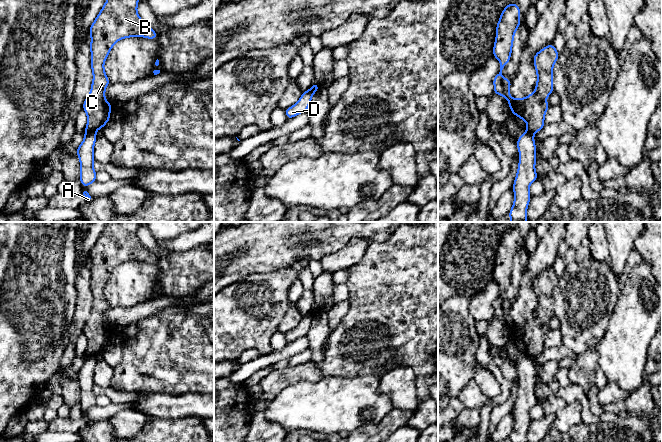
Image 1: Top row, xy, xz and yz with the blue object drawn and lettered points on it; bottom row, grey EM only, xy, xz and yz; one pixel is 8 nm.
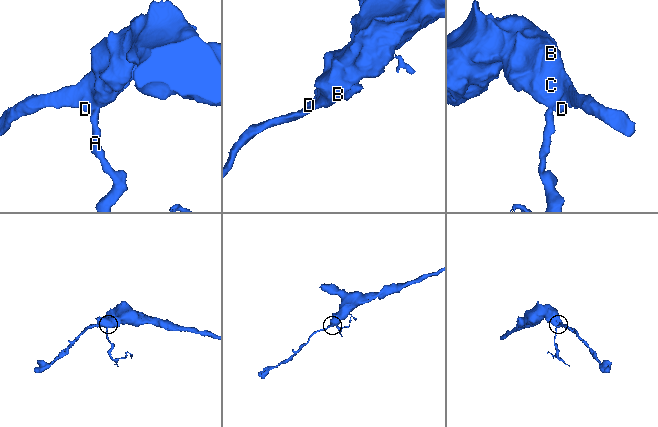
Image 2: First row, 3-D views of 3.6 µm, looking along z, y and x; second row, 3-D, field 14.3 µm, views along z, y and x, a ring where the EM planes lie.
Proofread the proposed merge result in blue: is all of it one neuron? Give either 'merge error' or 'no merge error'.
merge error

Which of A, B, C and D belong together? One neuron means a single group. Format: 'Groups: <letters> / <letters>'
Groups: A / B C D

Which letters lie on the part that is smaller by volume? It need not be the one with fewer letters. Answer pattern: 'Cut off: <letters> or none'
Cut off: A

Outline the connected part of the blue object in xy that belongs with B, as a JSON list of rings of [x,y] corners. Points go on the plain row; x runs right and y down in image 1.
[[[108,222],[89,253],[93,305],[82,331],[88,342],[85,357],[102,353],[110,343],[112,327],[105,324],[105,313],[110,305],[104,294],[104,286],[111,272],[117,265],[128,261],[158,261],[138,239],[139,224]]]

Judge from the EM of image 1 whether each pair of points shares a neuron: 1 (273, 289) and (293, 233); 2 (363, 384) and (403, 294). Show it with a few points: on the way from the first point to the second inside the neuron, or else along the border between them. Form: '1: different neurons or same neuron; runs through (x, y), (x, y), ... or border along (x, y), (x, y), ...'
1: different neurons; border along (290, 267), (259, 272), (257, 274)
2: different neurons; border along (343, 375), (348, 377), (378, 375), (380, 377)

